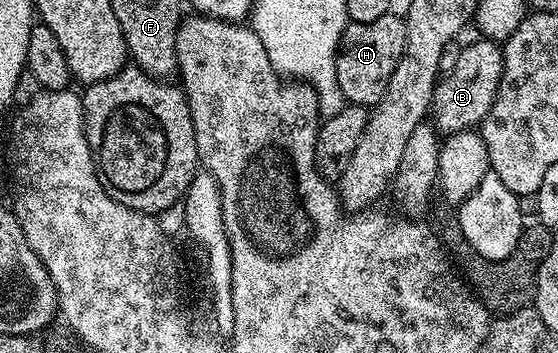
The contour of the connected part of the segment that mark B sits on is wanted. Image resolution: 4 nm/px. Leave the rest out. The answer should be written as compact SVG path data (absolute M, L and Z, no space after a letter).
M477 39L474 45L465 45L459 55L459 61L449 73L444 74L438 80L437 90L433 93L433 103L431 106L431 121L438 134L448 135L451 133L461 133L465 129L476 130L484 121L485 116L491 111L491 107L497 98L499 83L503 76L503 59L505 58L504 48L498 42Z

